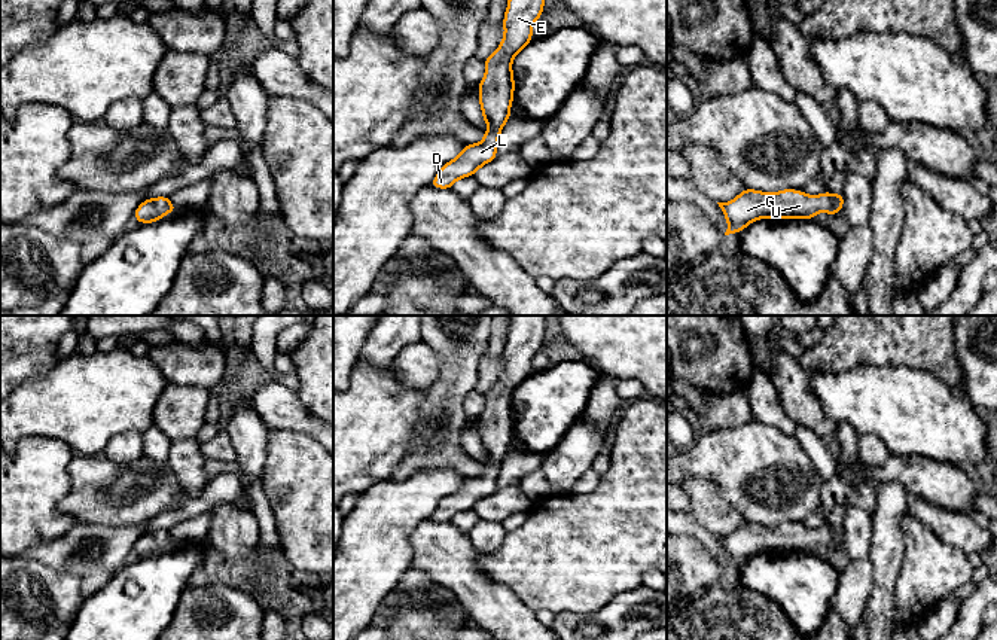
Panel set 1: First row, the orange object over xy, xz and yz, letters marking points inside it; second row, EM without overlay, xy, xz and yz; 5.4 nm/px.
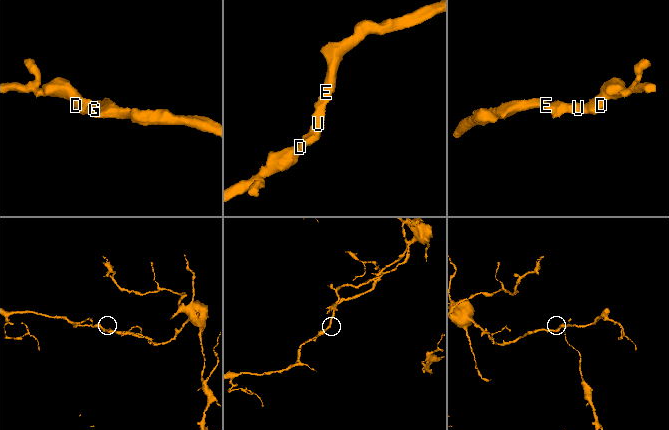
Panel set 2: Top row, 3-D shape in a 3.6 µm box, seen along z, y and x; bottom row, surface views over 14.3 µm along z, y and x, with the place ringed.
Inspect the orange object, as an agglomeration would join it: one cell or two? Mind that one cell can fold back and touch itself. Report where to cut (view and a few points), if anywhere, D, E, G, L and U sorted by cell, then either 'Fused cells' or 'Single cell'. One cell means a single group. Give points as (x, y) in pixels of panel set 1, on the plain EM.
No split. Groups: D E G L U. Single cell

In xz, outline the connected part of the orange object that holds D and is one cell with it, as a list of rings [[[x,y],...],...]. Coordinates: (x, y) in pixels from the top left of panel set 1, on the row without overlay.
[[[512,316],[507,332],[507,341],[503,350],[504,368],[500,380],[484,393],[485,408],[479,421],[479,439],[482,444],[482,455],[491,461],[484,464],[481,476],[466,478],[458,490],[440,500],[430,519],[437,522],[451,522],[452,518],[464,511],[475,509],[475,506],[485,497],[497,491],[497,478],[506,455],[510,452],[510,441],[515,426],[515,408],[512,405],[513,391],[533,374],[533,357],[542,351],[545,341],[545,316]]]

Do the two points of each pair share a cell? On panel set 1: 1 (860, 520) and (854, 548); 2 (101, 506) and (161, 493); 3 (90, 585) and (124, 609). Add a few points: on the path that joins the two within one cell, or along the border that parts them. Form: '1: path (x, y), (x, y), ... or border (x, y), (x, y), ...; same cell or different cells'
1: path (856, 527), (854, 541); same cell
2: path (116, 494), (146, 494); same cell
3: border (124, 567), (84, 602); different cells

